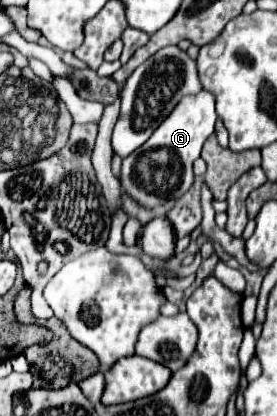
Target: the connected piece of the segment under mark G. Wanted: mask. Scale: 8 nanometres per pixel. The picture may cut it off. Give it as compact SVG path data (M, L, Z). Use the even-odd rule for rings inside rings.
M202 88L194 96L184 96L176 104L176 108L168 114L168 120L164 120L156 128L156 132L148 138L148 144L132 152L132 156L124 158L122 180L120 180L124 192L148 208L156 204L164 204L166 200L180 198L192 186L192 180L194 180L192 162L200 156L206 138L214 132L216 120L218 120L218 114L214 108L212 92ZM152 150L158 150L158 152L162 150L162 164L152 160L150 156ZM146 158L148 158L148 164L146 164Z

